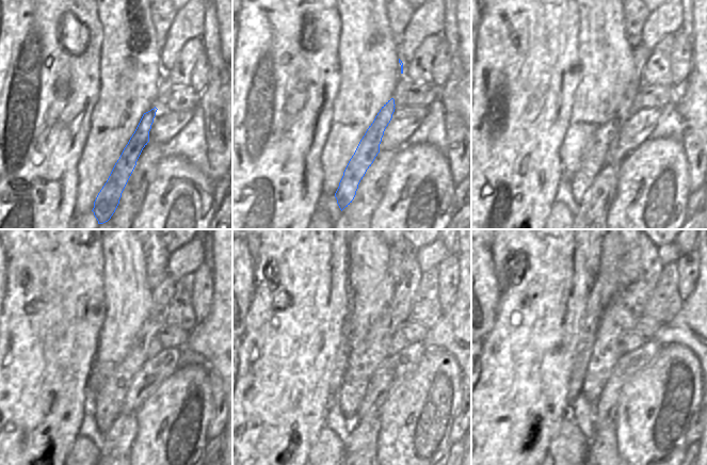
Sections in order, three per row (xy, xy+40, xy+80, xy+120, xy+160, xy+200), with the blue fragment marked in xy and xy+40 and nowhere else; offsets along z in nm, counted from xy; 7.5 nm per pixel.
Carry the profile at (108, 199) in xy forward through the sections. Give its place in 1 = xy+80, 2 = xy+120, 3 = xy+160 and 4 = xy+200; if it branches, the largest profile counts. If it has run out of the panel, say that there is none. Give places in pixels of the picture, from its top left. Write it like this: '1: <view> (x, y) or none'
1: xy+80 (596, 156)
2: xy+120 (108, 404)
3: xy+160 (368, 355)
4: xy+200 (621, 316)

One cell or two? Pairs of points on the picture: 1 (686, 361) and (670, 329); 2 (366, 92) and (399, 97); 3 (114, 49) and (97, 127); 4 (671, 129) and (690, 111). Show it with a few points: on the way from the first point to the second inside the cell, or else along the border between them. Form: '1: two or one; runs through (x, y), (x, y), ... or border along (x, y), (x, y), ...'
1: two; border along (662, 346), (671, 343), (684, 345), (695, 356)
2: two; border along (402, 75), (397, 82), (391, 97)
3: one; runs through (114, 68), (114, 108)
4: two; border along (675, 96), (675, 109), (685, 125)

